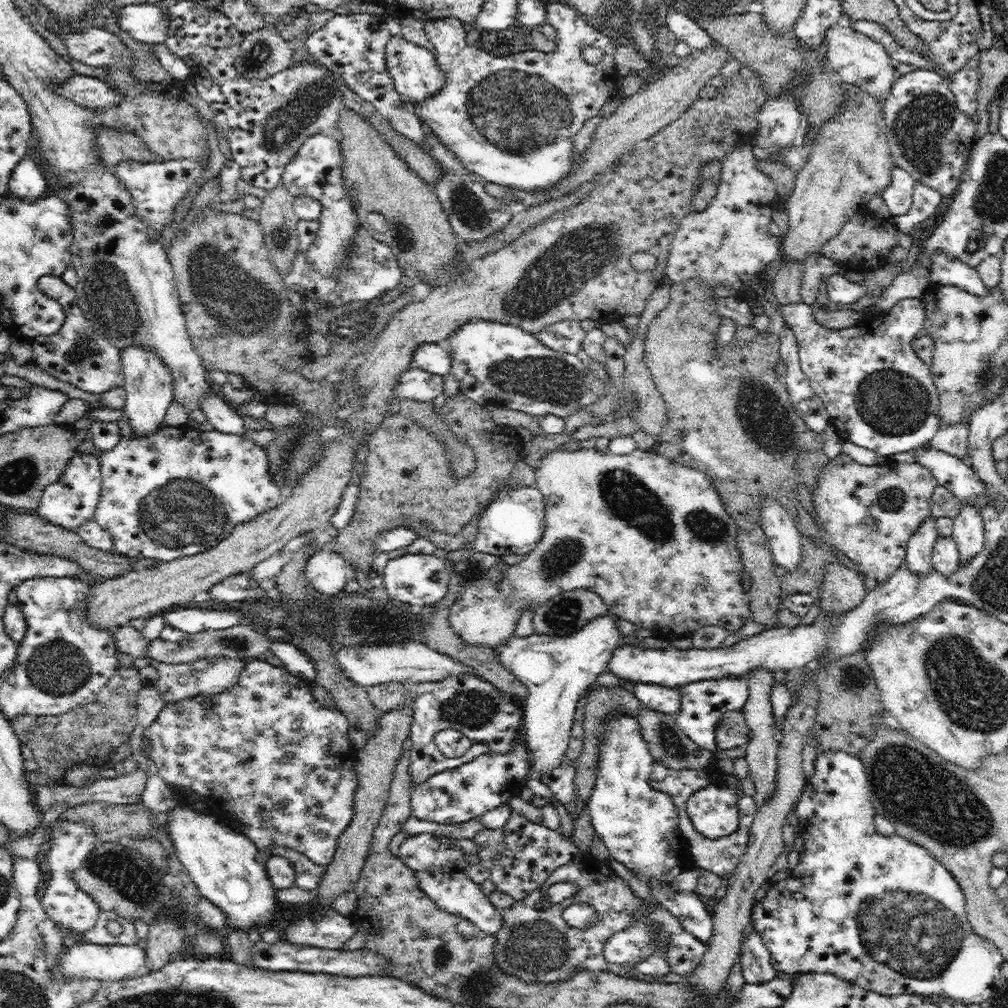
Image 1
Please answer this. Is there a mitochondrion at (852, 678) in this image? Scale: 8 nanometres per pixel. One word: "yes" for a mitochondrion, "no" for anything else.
yes

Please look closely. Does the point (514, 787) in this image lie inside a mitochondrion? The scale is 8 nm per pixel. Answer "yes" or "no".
no

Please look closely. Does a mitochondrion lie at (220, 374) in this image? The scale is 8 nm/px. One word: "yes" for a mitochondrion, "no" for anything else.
no

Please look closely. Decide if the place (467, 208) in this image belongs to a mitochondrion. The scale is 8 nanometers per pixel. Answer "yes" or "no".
yes

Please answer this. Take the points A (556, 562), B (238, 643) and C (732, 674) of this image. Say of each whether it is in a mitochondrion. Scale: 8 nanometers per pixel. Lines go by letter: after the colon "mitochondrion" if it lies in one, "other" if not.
A: mitochondrion
B: mitochondrion
C: other

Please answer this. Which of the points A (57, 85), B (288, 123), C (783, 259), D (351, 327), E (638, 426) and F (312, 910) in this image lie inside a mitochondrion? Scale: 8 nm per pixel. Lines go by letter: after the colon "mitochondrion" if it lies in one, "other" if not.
A: other
B: mitochondrion
C: other
D: mitochondrion
E: other
F: other

